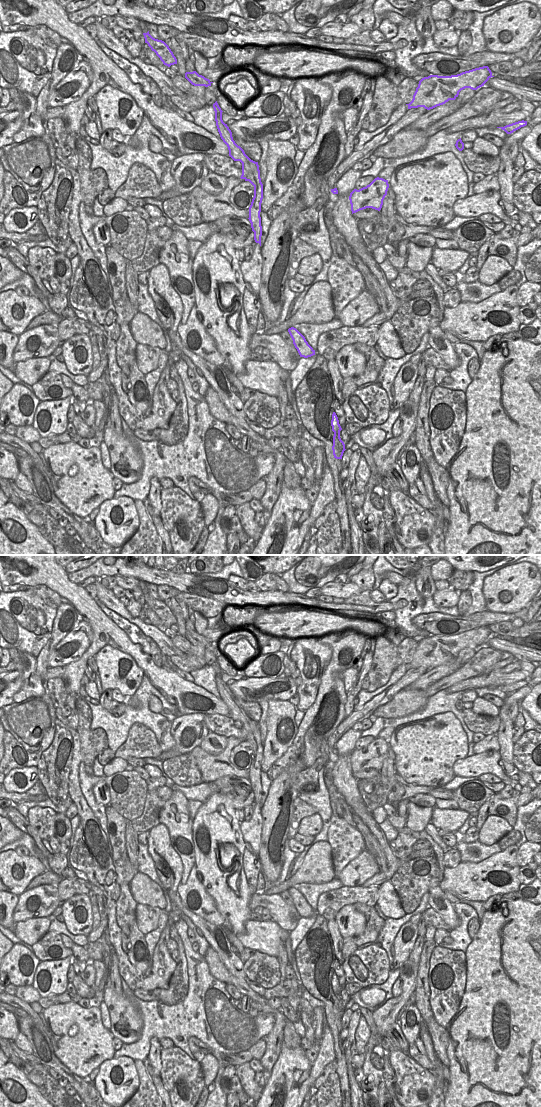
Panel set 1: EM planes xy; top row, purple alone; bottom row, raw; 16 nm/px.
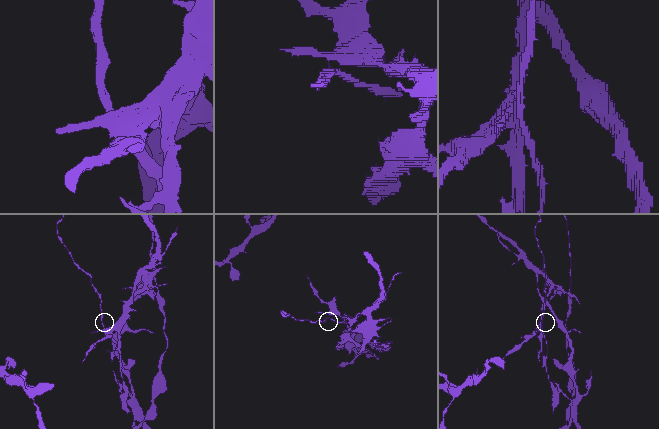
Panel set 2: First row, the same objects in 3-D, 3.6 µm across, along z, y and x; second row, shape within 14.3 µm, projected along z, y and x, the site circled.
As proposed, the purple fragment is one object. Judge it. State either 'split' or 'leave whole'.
split

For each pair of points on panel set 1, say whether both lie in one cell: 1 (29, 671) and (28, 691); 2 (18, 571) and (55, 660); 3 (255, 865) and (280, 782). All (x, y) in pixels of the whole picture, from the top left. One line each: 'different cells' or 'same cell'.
1: same cell
2: different cells
3: different cells

